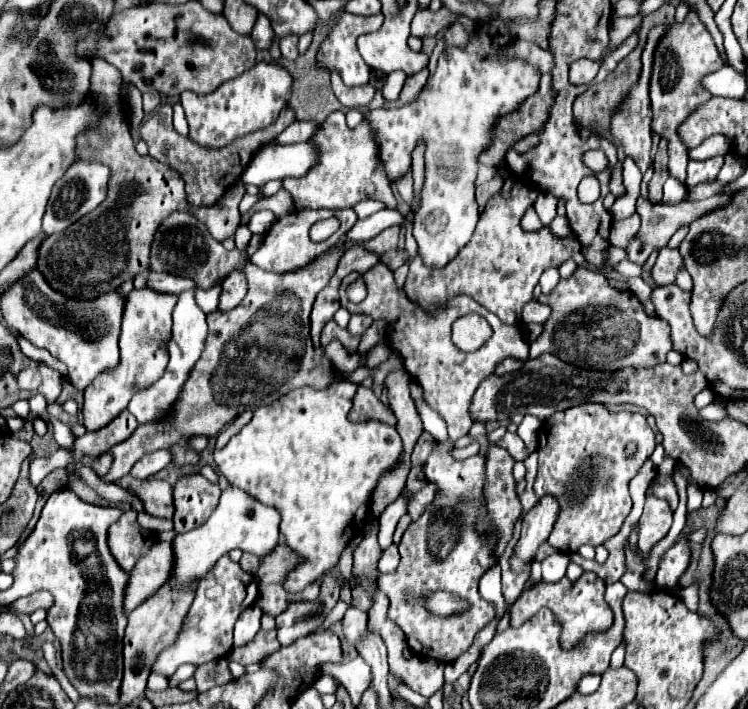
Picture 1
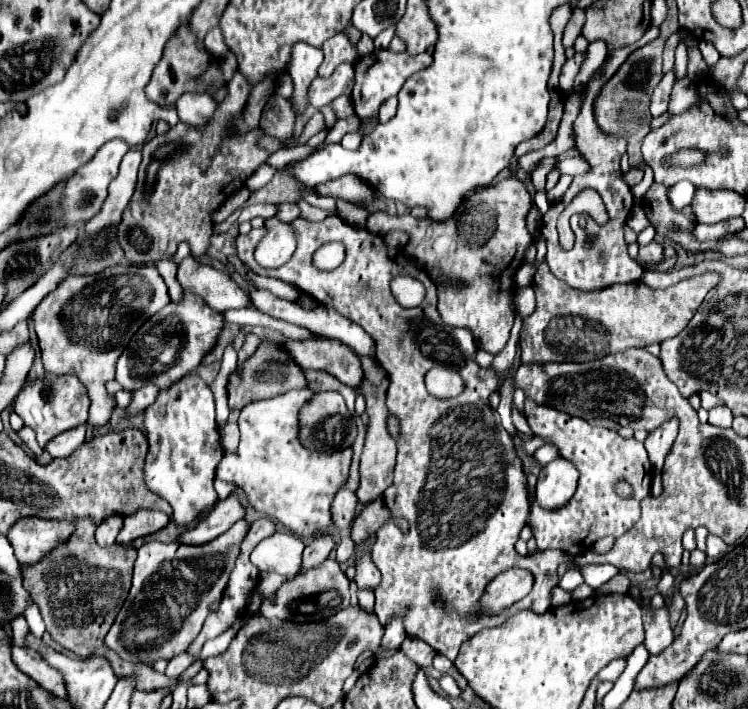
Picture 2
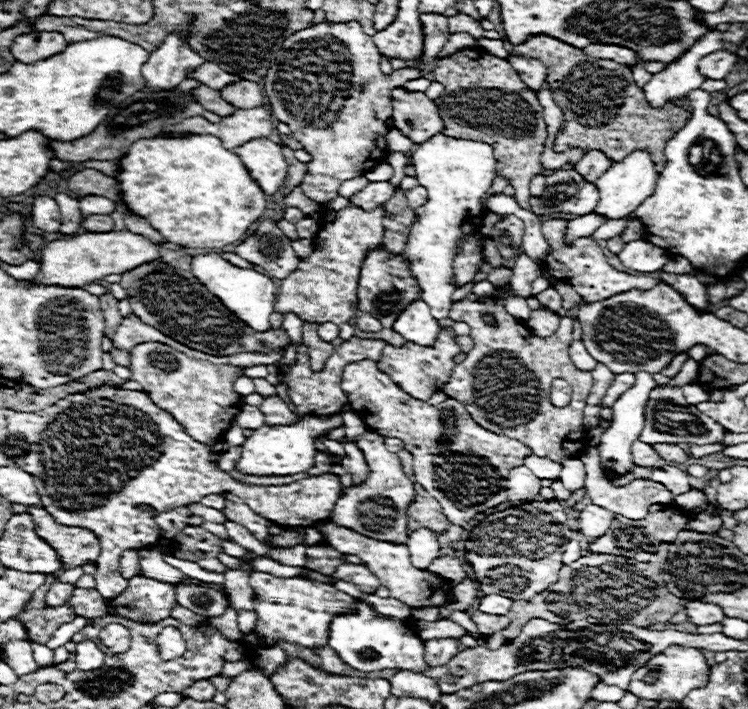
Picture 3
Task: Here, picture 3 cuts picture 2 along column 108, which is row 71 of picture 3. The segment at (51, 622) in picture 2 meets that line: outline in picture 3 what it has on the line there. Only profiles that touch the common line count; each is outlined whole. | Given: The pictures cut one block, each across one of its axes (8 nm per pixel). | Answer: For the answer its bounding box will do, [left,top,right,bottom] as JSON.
[512,34,690,170]

